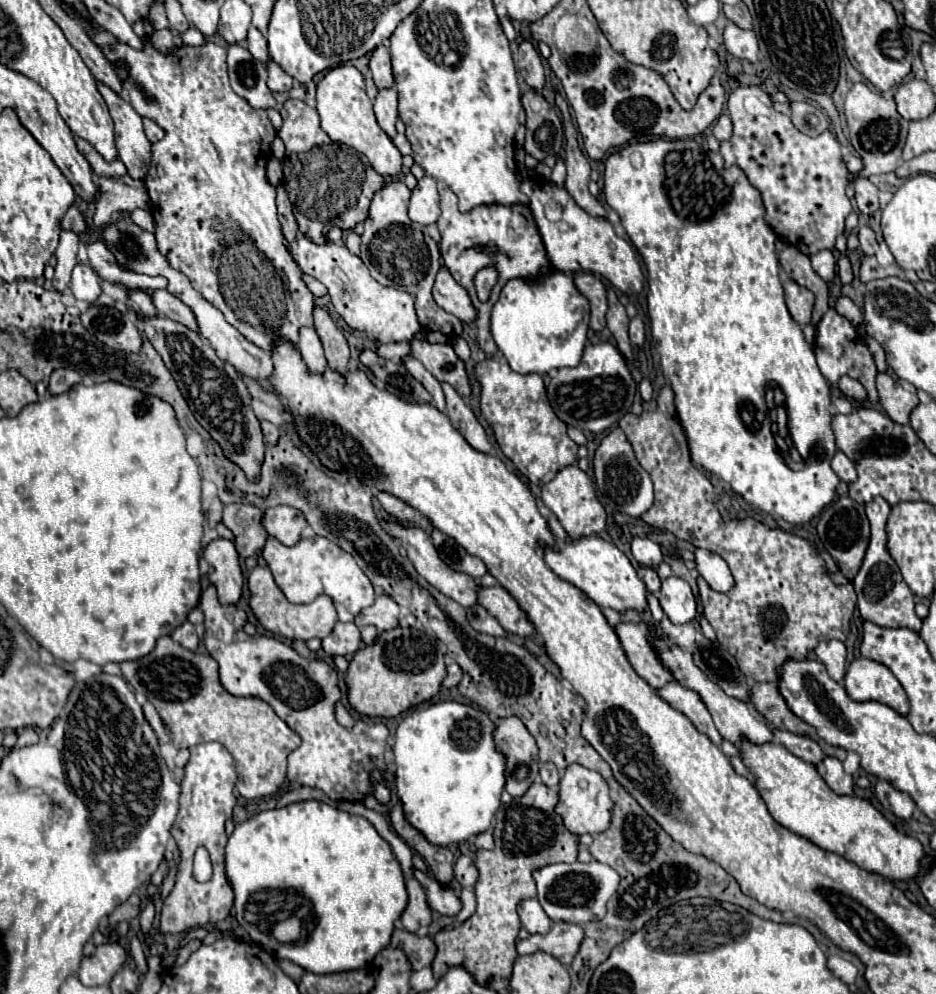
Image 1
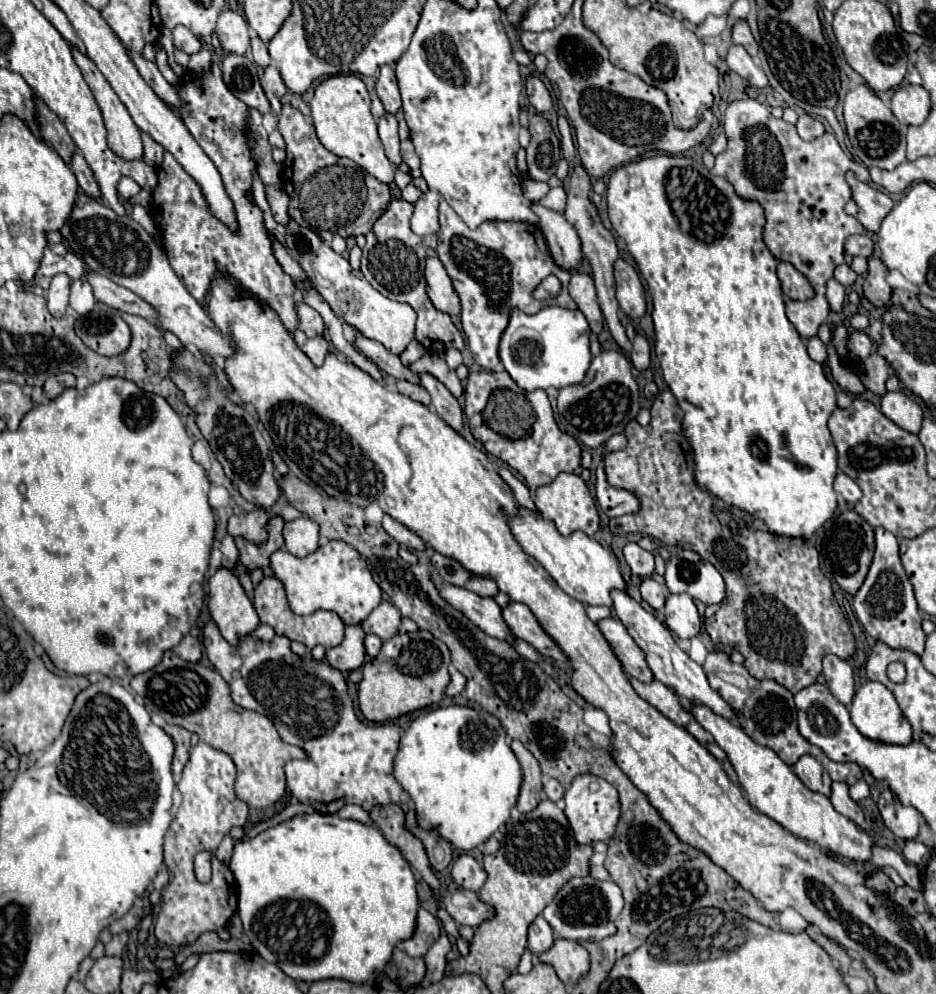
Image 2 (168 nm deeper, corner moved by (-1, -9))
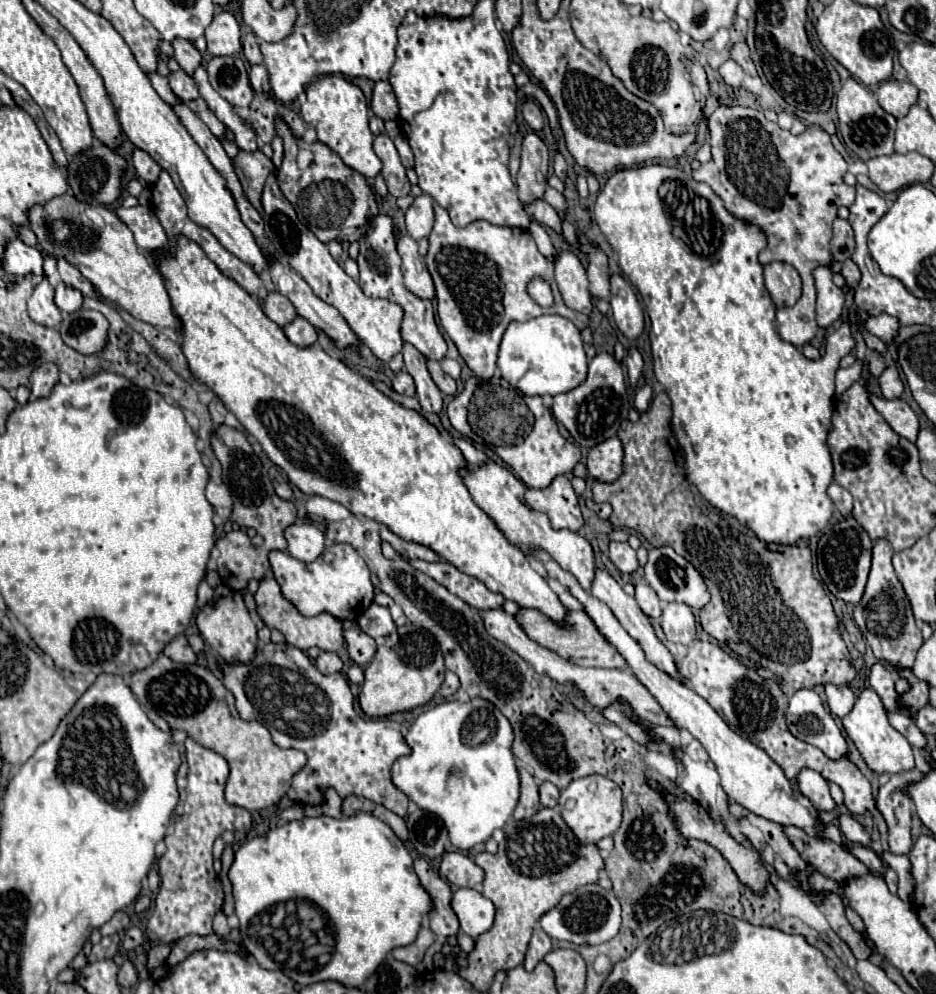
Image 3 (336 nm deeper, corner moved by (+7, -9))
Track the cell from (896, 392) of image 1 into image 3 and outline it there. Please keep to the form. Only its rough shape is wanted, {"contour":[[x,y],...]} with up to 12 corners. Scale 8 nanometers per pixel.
{"contour":[[870,397],[886,423],[916,441],[918,417],[902,399]]}

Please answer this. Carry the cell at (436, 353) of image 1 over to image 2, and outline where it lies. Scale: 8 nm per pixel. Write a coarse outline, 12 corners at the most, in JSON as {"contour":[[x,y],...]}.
{"contour":[[426,353],[410,369],[434,375],[454,397],[462,395],[456,371],[442,355]]}

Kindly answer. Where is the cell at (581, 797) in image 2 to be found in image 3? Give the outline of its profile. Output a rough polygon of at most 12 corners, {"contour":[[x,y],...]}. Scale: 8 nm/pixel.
{"contour":[[602,775],[560,793],[576,839],[596,843],[622,819],[622,791]]}

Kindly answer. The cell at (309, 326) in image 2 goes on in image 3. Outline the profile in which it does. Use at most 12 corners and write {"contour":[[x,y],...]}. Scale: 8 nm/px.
{"contour":[[270,291],[264,313],[280,327],[298,317],[290,299]]}

